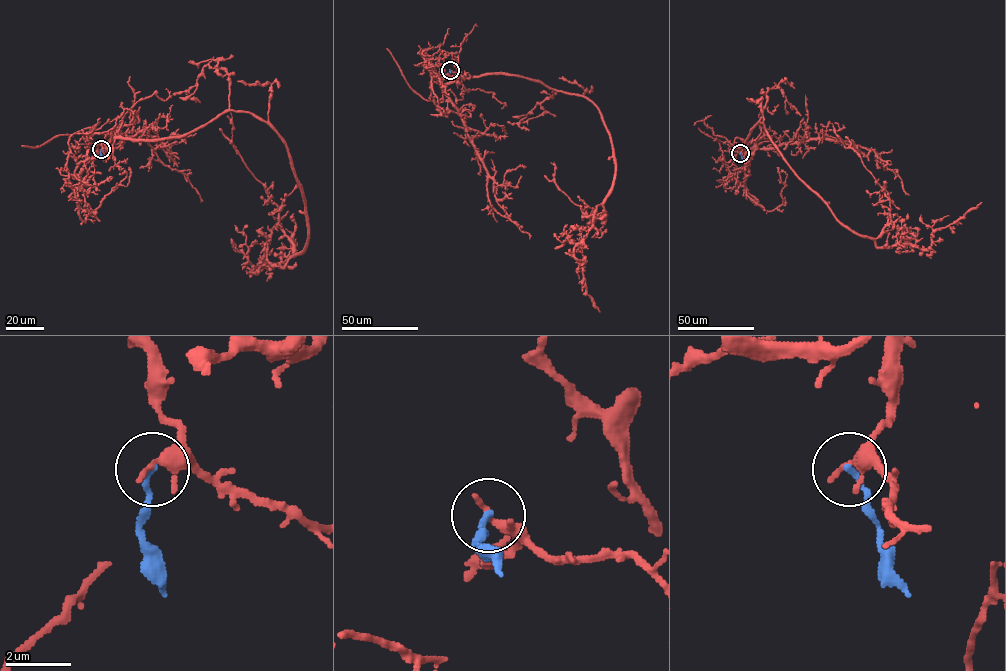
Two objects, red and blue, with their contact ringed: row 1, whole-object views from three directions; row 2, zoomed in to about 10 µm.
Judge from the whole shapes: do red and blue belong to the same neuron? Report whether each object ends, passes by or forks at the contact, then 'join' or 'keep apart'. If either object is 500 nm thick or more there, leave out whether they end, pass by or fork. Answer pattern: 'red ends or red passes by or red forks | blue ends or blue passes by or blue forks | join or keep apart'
red passes by | blue ends | keep apart

